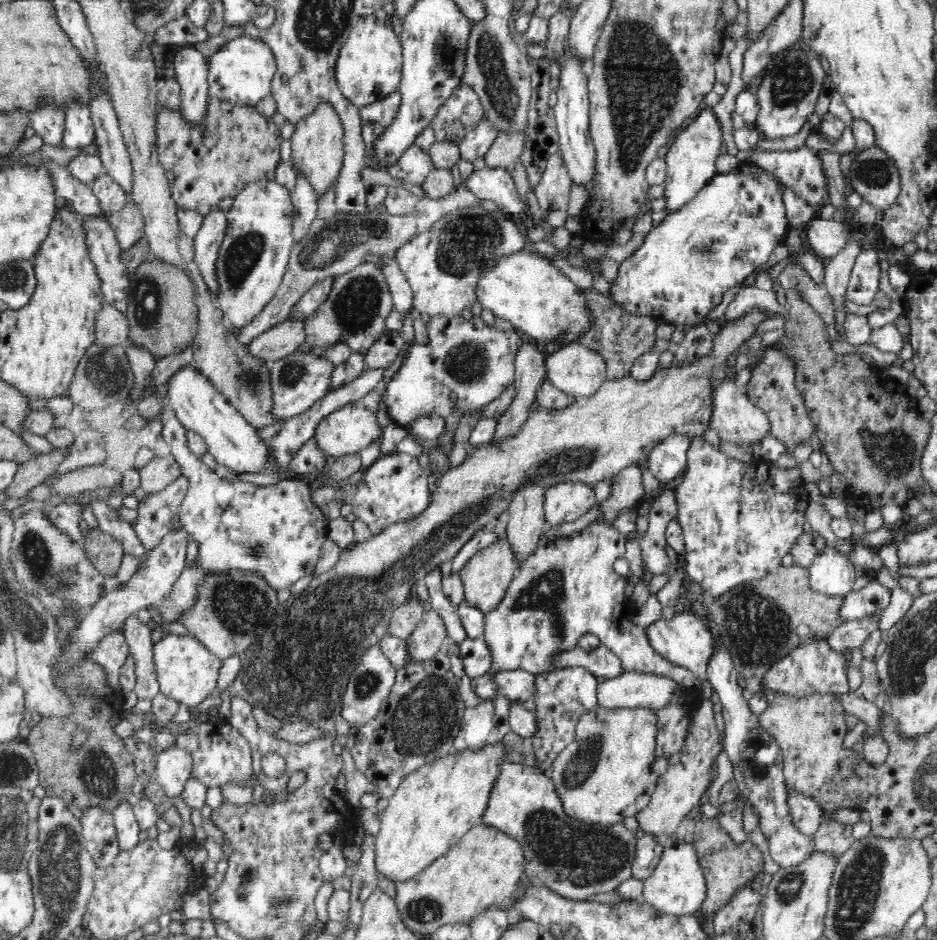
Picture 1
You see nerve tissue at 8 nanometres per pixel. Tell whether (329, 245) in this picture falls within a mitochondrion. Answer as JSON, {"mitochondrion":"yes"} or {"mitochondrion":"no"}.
{"mitochondrion":"yes"}

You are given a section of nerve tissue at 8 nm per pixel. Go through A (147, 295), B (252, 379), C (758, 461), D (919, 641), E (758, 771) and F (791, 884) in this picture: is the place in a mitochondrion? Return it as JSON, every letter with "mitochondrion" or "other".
{"A":"mitochondrion","B":"mitochondrion","C":"other","D":"mitochondrion","E":"other","F":"mitochondrion"}

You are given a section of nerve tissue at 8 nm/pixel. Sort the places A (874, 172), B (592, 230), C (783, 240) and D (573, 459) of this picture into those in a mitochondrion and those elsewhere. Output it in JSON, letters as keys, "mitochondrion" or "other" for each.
{"A":"mitochondrion","B":"other","C":"other","D":"mitochondrion"}

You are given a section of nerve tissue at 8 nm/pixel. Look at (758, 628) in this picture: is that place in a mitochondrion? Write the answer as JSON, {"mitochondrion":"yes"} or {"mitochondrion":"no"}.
{"mitochondrion":"yes"}

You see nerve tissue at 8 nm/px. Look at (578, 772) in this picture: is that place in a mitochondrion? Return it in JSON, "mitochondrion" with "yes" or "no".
{"mitochondrion":"yes"}

